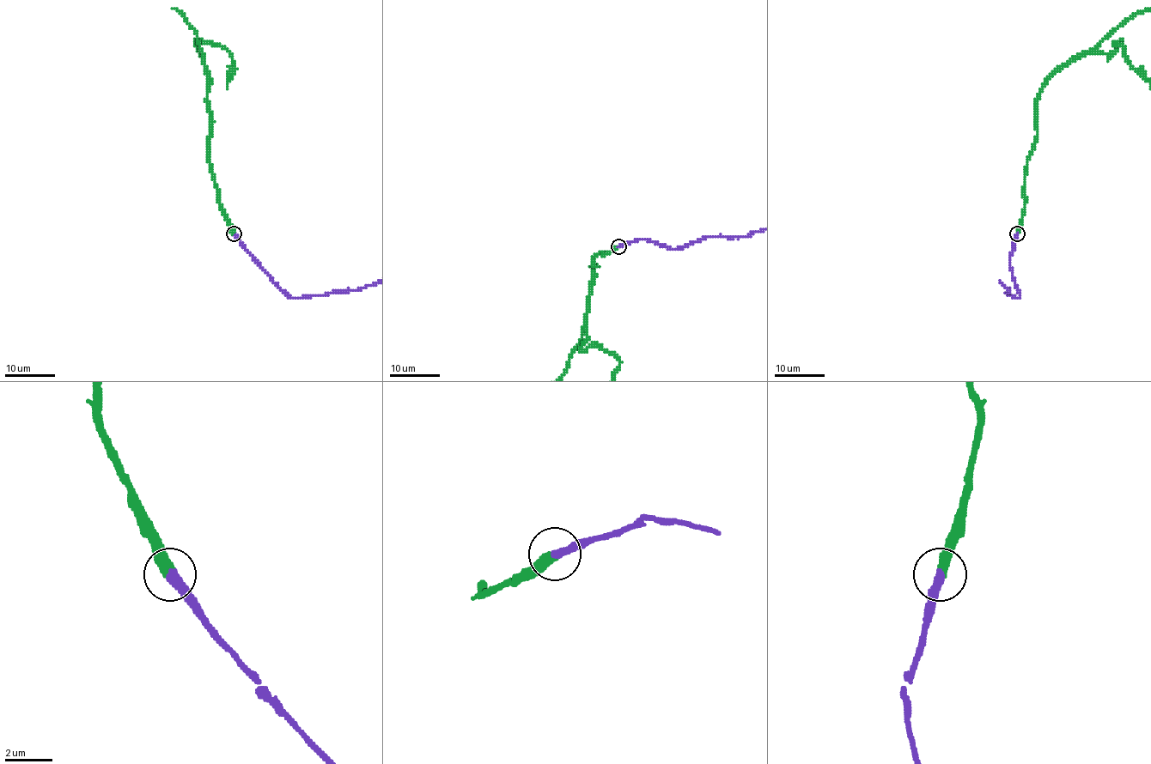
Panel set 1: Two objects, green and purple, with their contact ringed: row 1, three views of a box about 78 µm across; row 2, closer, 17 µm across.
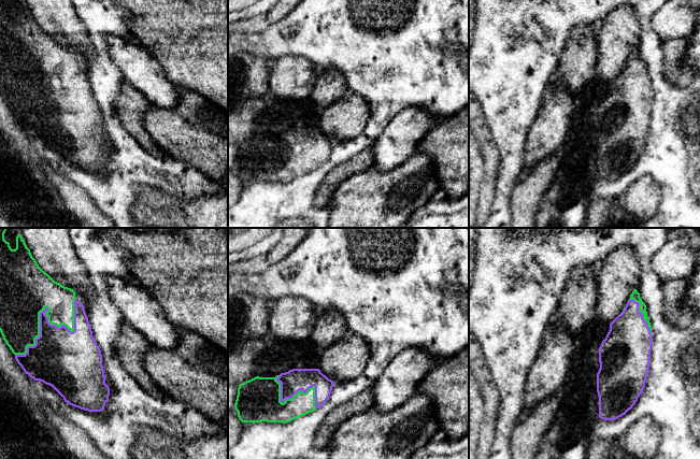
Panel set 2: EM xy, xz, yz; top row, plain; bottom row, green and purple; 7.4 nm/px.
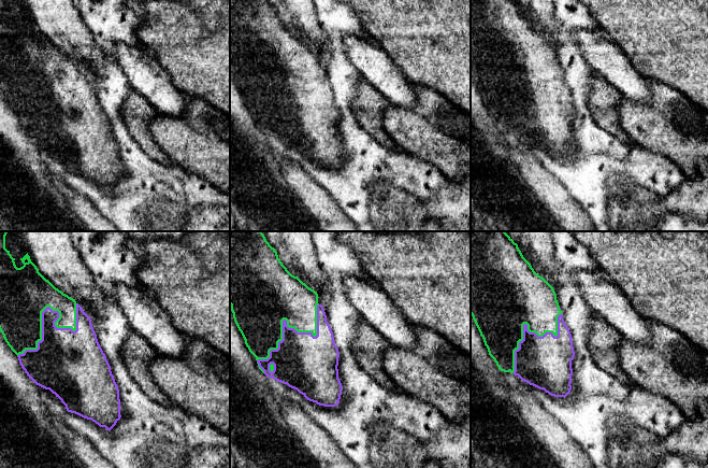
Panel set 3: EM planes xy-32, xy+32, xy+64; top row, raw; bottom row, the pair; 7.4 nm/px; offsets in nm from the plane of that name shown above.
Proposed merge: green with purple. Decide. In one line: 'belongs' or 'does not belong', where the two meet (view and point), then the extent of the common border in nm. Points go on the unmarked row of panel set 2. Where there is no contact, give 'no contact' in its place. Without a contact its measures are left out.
belongs | xy (46, 74) | 600 nm

